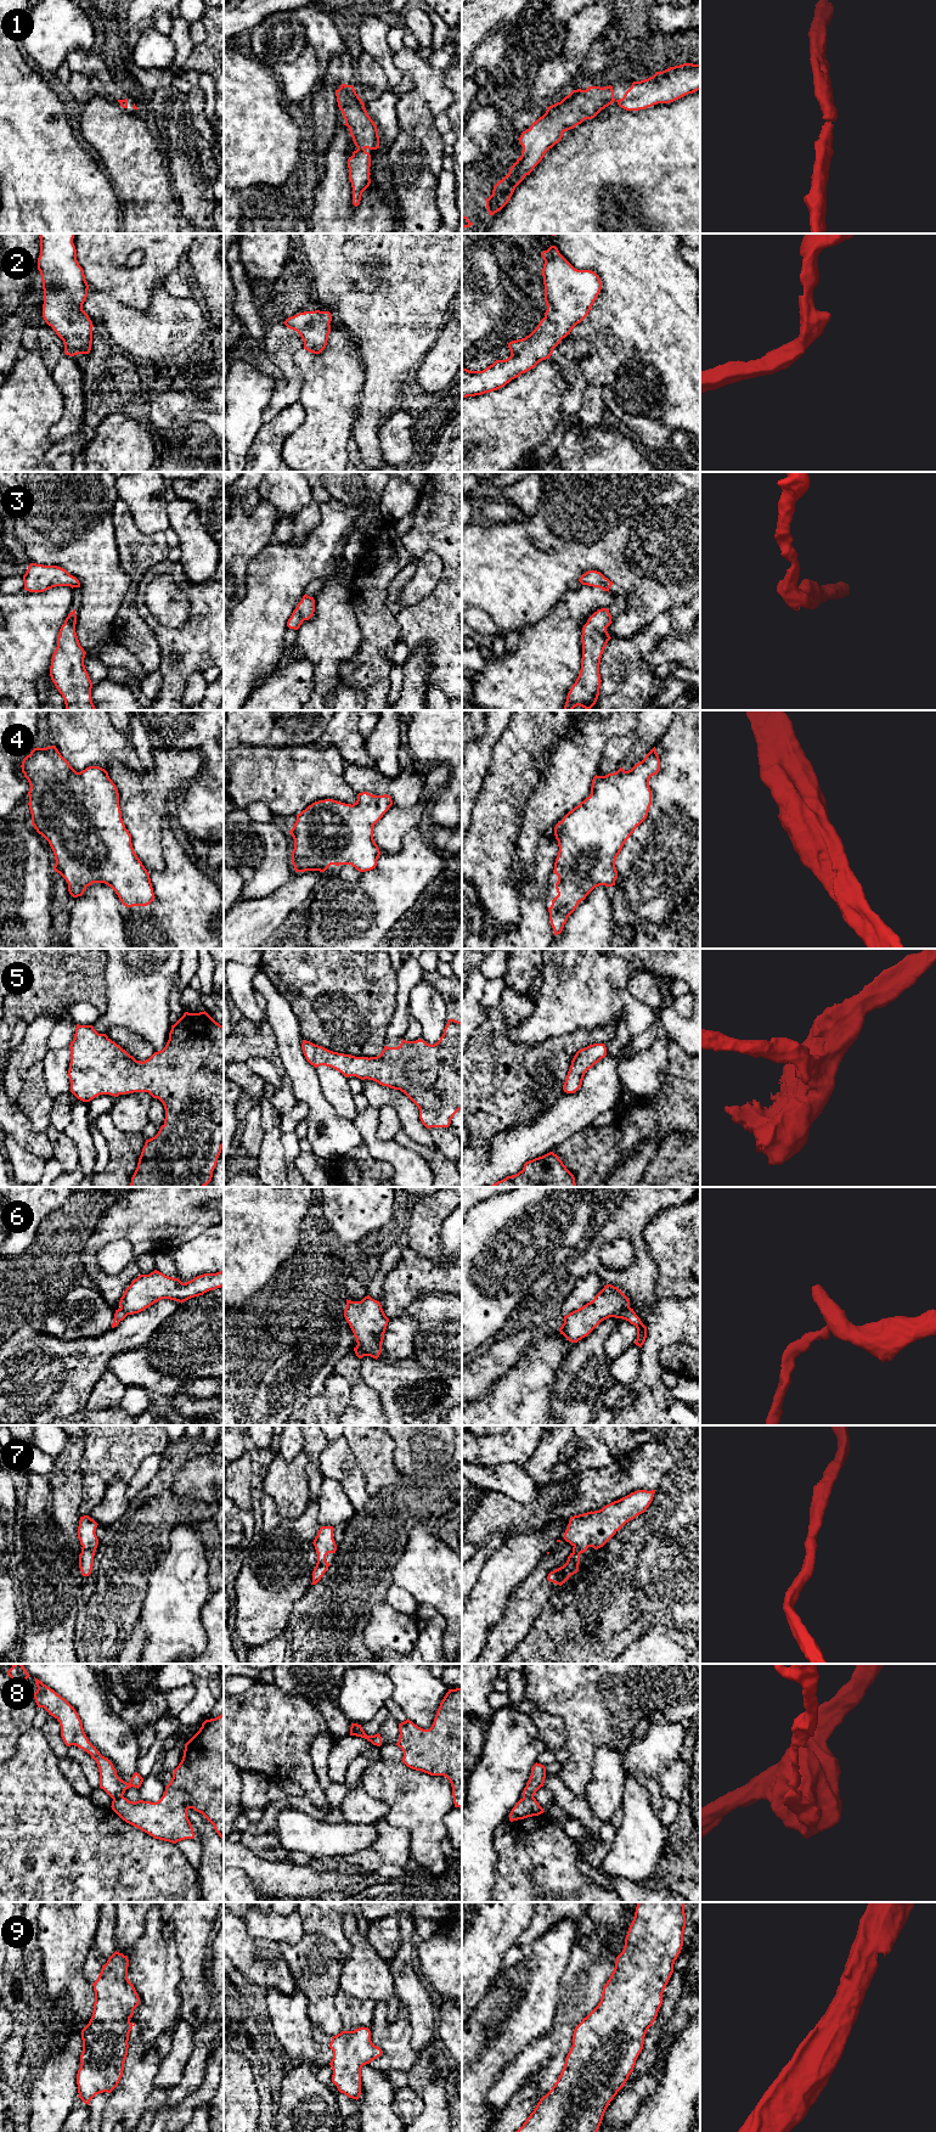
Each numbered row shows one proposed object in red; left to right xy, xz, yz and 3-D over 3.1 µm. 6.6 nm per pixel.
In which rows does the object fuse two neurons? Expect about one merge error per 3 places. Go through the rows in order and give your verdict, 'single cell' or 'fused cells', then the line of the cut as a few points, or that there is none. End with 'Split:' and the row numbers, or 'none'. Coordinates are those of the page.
1: single cell; cut none
2: single cell; cut none
3: single cell; cut none
4: single cell; cut none
5: single cell; cut none
6: fused cells; cut yz (630, 1308), (625, 1309), (619, 1317)
7: single cell; cut none
8: fused cells; cut yz (533, 1795), (523, 1798)
9: single cell; cut none
Split: 6, 8

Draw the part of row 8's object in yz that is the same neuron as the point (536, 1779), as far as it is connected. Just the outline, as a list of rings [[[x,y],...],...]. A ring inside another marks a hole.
[[[535,1763],[531,1768],[531,1776],[523,1790],[523,1798],[530,1798],[536,1794],[536,1791],[543,1787],[546,1778],[546,1767],[541,1763]]]

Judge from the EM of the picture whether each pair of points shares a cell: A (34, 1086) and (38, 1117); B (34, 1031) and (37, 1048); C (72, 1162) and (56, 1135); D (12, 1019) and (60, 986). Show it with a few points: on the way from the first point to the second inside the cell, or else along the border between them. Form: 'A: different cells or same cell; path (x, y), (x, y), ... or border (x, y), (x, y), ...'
A: same cell; path (34, 1093), (38, 1109)
B: same cell; path (35, 1035), (35, 1045)
C: same cell; path (67, 1155), (60, 1141)
D: same cell; path (24, 1007), (48, 988)

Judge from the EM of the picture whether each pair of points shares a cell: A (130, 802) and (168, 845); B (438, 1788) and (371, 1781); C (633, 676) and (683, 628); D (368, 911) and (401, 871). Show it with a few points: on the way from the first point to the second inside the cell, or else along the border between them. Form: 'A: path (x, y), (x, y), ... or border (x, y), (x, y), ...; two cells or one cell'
A: border (162, 836), (162, 858), (165, 866); two cells
B: path (421, 1788), (405, 1788), (388, 1781); one cell
C: path (633, 658), (633, 654), (660, 628), (665, 628); one cell
D: path (368, 900), (387, 879), (390, 879); one cell

